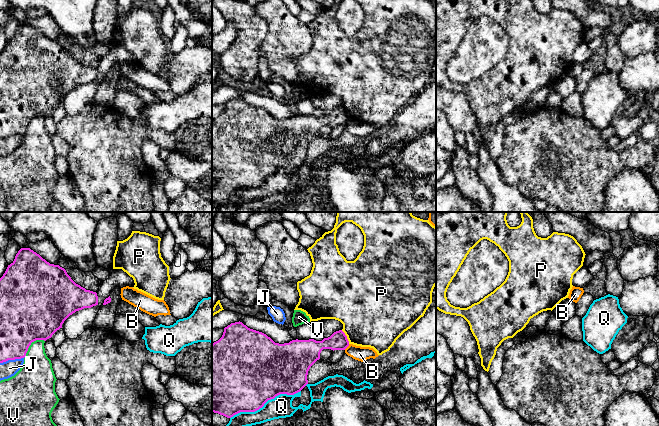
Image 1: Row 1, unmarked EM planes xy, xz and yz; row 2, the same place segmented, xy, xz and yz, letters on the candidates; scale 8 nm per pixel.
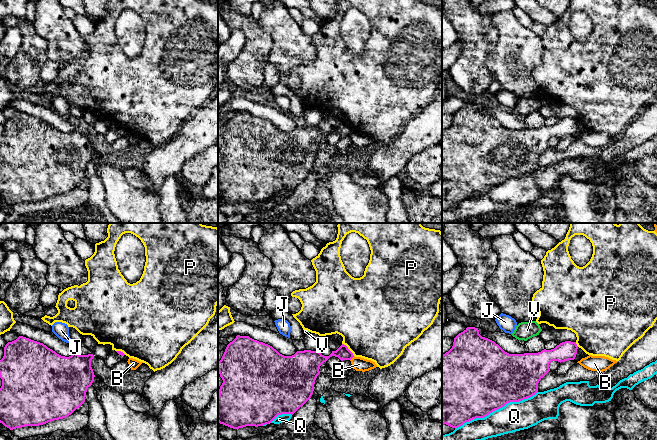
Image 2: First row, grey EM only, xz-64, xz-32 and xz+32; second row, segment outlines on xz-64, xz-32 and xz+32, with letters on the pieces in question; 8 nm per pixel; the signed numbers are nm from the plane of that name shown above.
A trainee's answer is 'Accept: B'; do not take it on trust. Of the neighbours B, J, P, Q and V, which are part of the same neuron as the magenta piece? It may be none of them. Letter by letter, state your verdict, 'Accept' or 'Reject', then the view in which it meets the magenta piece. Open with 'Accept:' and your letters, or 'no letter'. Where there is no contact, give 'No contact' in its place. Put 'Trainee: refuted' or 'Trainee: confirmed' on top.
Trainee: refuted
Accept: no letter
B: Reject. Touches magenta in xz
J: Reject. Touches magenta in xy
P: Reject. Touches magenta in xz
Q: Reject. Touches magenta in xz
V: Reject. Touches magenta in xy

